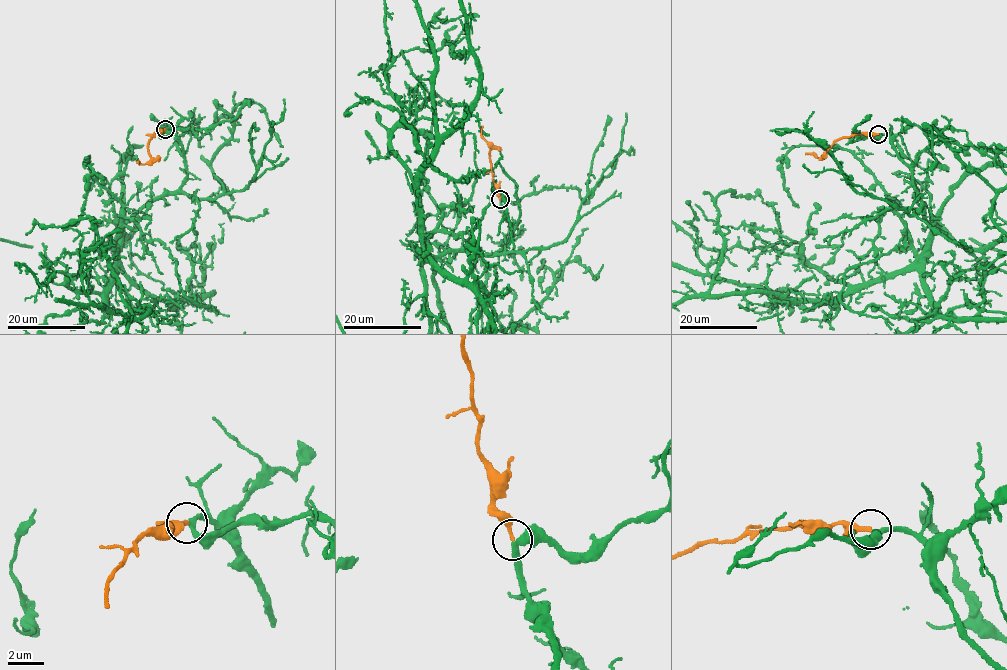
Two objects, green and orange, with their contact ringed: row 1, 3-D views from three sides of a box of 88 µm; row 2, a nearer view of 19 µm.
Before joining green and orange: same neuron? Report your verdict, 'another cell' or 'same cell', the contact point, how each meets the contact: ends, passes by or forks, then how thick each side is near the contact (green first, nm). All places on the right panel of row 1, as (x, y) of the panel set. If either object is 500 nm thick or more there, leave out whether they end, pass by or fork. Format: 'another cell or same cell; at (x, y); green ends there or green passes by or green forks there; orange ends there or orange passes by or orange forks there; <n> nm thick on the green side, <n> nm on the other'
same cell; at (878, 134); green passes by; orange ends there; 280 nm thick on the green side, 240 nm on the other

